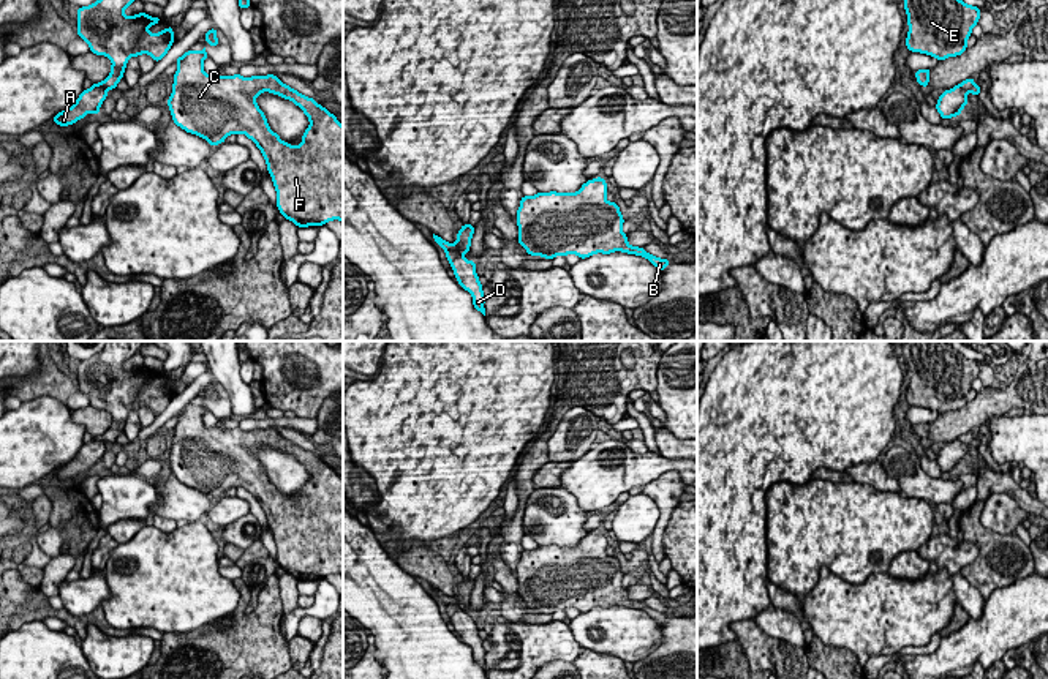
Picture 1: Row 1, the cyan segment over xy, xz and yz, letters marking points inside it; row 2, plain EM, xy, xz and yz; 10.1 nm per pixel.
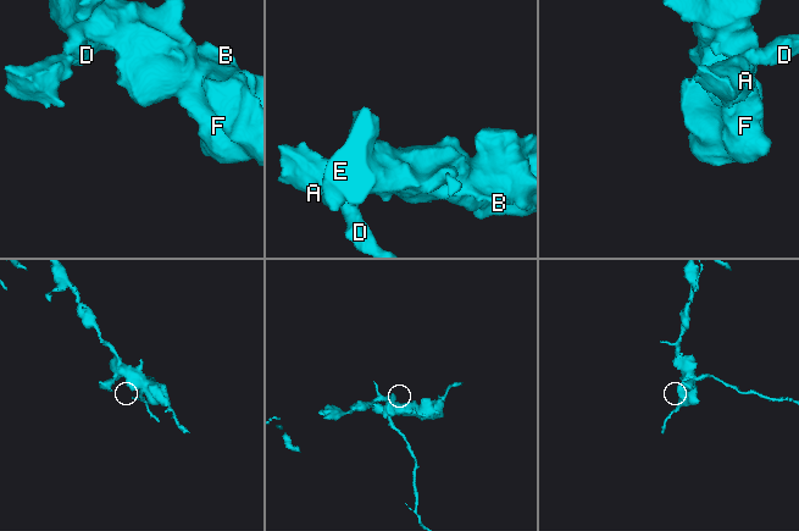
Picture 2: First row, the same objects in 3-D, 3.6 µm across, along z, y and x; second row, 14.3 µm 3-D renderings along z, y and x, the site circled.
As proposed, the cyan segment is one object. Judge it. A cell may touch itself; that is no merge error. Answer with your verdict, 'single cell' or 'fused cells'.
fused cells

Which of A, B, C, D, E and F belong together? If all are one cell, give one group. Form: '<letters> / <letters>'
A D / B C E F

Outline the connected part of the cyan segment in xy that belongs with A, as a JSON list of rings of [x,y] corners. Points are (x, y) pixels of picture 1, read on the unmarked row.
[[[92,439],[89,444],[84,444],[79,448],[79,452],[71,461],[58,466],[52,474],[58,480],[68,480],[81,472],[85,472],[87,467],[93,466],[95,469],[98,469],[100,461],[106,452],[107,452],[106,442]]]

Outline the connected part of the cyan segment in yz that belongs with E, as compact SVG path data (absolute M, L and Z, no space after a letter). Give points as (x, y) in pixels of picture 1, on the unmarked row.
M906 341L903 354L909 379L906 401L910 406L941 415L967 403L982 366L977 360L966 358L947 341Z

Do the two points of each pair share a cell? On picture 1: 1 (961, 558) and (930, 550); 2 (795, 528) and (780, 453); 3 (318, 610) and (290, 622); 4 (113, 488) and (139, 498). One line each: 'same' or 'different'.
1: same
2: different
3: same
4: same

